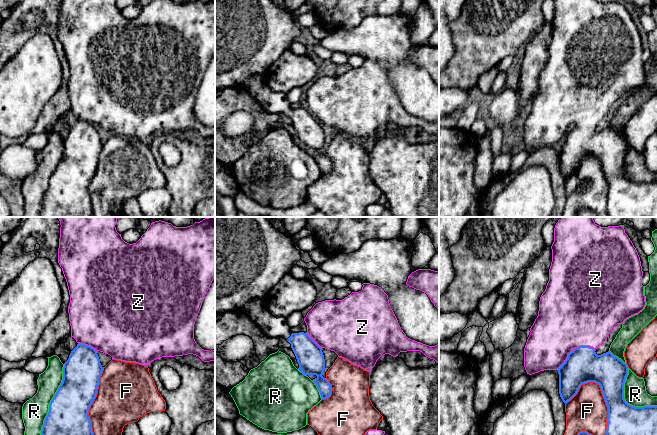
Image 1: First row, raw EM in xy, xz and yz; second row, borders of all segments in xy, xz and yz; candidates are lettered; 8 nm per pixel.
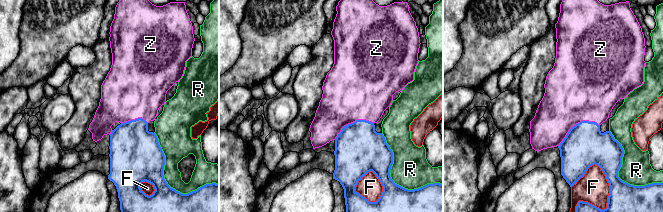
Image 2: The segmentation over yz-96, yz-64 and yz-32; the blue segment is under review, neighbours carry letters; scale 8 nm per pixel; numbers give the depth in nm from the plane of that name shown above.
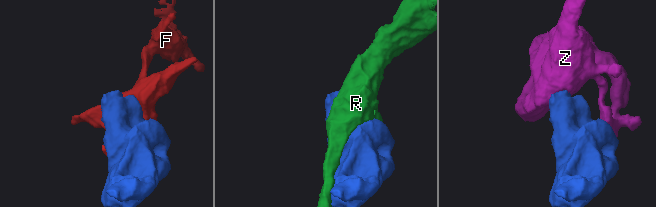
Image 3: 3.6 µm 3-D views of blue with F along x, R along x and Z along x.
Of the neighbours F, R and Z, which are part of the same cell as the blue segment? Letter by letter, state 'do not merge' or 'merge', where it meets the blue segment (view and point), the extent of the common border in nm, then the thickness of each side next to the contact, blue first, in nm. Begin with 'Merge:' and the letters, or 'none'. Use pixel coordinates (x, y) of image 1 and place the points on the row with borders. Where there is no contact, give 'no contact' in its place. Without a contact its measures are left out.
Merge: Z
F: do not merge; meets blue in yz at (605, 401); contact 460 nm long; 260 nm thick on the blue side, 320 nm on the other
R: do not merge; meets blue in xy at (52, 399); contact 600 nm long; 320 nm thick on the blue side, 200 nm on the other
Z: merge; meets blue in yz at (574, 349); contact 360 nm long; 280 nm thick on the blue side, 480 nm on the other

